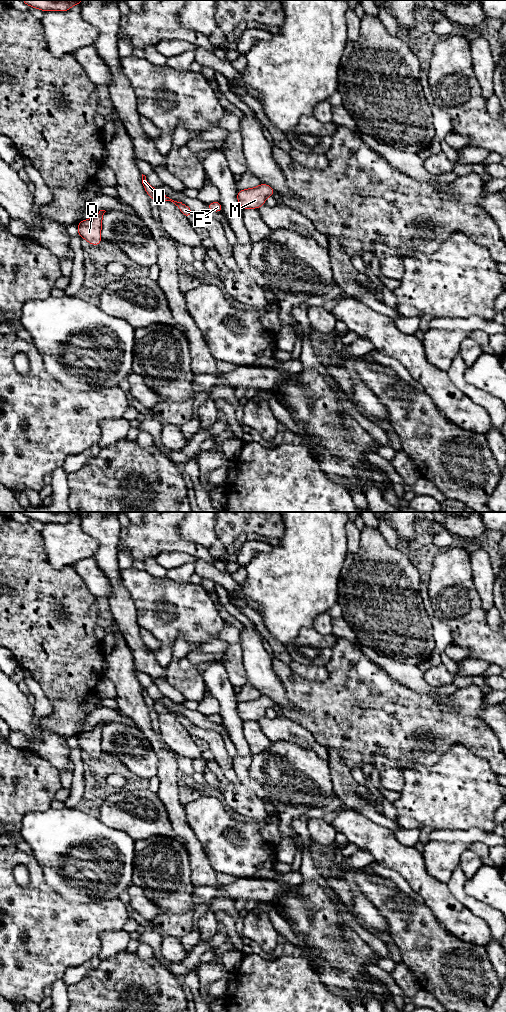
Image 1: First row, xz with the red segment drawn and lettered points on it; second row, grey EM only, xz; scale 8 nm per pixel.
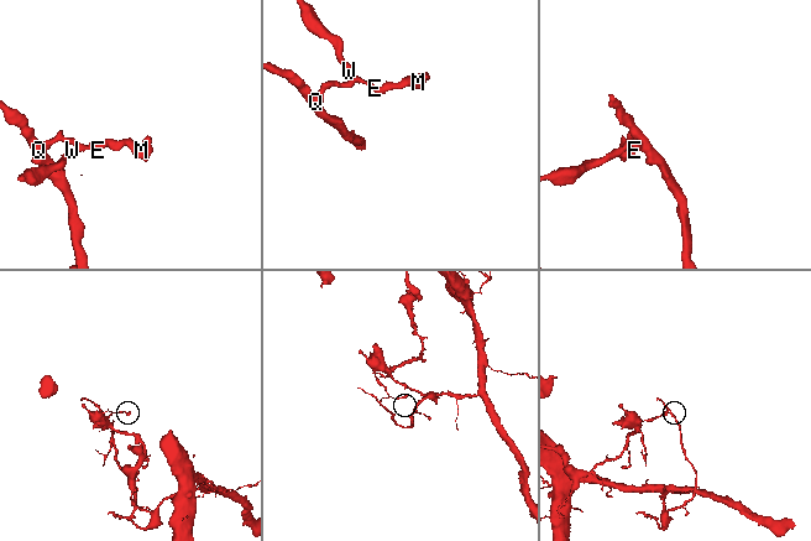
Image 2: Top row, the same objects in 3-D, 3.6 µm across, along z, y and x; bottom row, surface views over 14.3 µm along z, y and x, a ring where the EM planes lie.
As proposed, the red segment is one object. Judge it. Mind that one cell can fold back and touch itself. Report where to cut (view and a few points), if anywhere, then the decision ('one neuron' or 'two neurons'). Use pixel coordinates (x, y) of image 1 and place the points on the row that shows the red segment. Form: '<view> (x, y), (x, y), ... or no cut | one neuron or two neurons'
xz (155, 190), (150, 197) | two neurons

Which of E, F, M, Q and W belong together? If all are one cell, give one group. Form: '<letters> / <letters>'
E F M Q / W

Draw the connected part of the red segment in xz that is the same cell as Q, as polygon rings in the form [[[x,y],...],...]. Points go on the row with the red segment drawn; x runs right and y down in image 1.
[[[100,210],[95,216],[88,220],[80,221],[78,226],[78,234],[81,238],[86,239],[91,245],[100,245],[102,217],[106,211]]]

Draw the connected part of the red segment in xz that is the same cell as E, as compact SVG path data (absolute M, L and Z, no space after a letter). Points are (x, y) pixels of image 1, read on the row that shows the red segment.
M155 190L153 196L150 198L153 198L154 200L156 200L158 202L160 202L160 201L173 202L187 218L189 218L193 214L192 210L188 206L186 206L182 202L177 202L177 201L170 199L163 192L161 192L159 190Z

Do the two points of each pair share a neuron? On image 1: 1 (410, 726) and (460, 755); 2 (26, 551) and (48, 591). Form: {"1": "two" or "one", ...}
{"1": "two", "2": "one"}

